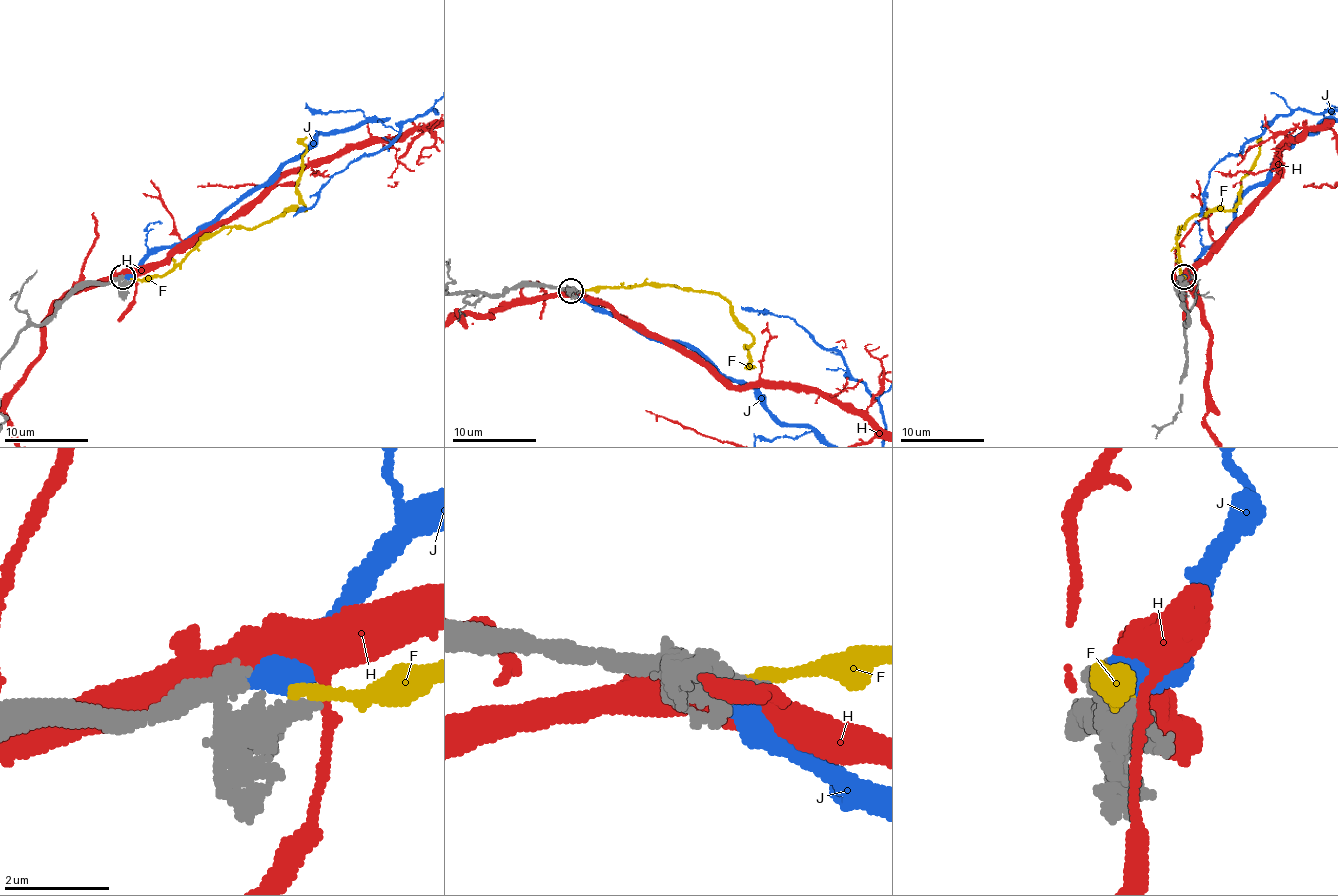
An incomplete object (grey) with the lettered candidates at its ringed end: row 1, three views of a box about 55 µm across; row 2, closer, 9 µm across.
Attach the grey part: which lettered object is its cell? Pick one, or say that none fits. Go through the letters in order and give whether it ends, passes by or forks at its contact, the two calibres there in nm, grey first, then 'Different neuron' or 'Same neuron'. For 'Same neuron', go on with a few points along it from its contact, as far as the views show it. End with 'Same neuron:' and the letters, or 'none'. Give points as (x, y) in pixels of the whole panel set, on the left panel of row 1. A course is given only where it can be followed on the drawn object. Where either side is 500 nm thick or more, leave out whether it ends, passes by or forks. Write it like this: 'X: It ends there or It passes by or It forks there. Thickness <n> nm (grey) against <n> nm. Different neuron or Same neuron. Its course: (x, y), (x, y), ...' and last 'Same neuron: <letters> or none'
F: It ends there. Thickness 400 nm (grey) against 260 nm. Different neuron
H: Thickness 440 nm (grey) against 550 nm. Different neuron
J: It ends there. Thickness 340 nm (grey) against 420 nm. Same neuron
Same neuron: J

